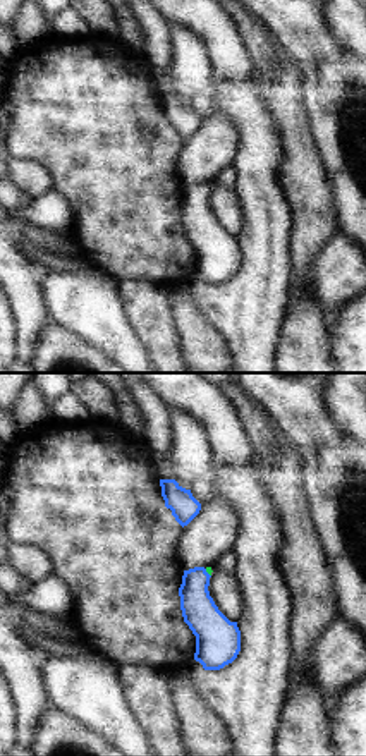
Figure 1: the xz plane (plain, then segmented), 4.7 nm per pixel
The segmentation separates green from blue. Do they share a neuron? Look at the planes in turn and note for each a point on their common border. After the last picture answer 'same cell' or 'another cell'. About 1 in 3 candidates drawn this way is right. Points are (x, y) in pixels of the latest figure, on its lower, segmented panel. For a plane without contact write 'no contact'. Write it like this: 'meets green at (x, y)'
meets green at (207, 571)

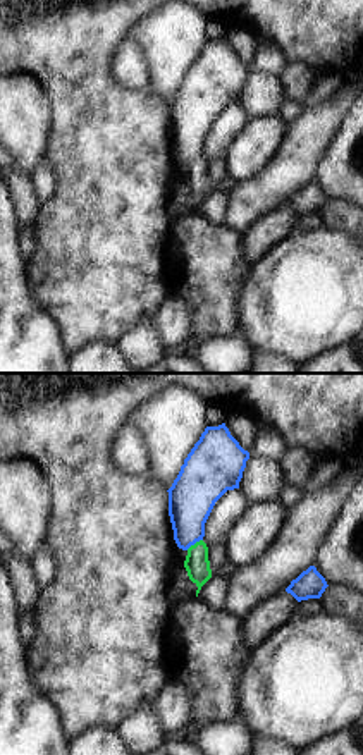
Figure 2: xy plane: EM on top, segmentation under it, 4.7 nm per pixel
meets green at (195, 544)

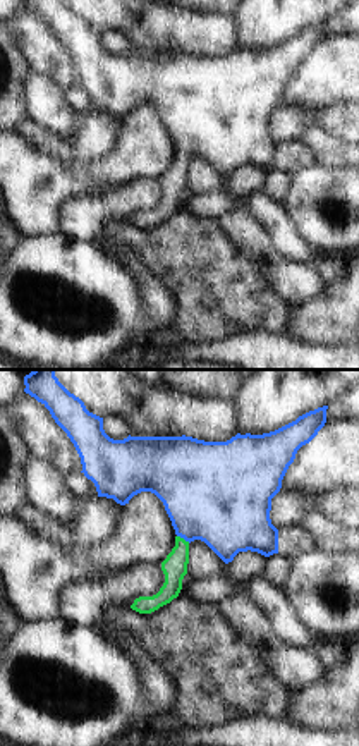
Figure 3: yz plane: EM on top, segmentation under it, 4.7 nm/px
meets green at (182, 538)

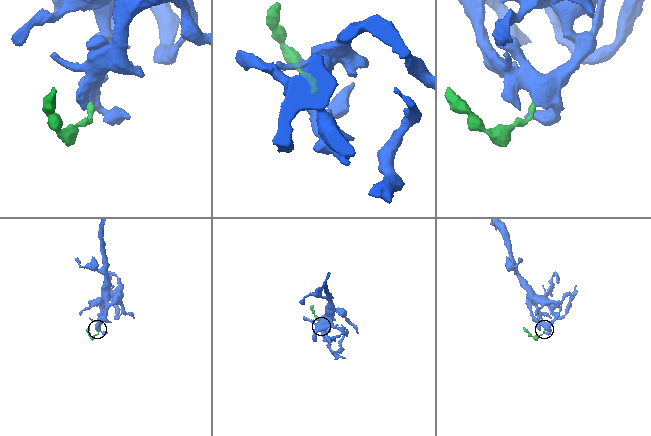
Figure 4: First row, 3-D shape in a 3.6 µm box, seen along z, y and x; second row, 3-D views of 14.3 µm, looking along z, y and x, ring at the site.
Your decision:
same cell

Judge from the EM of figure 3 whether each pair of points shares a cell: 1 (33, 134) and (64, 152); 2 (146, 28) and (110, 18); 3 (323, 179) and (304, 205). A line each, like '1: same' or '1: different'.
1: same
2: same
3: same

